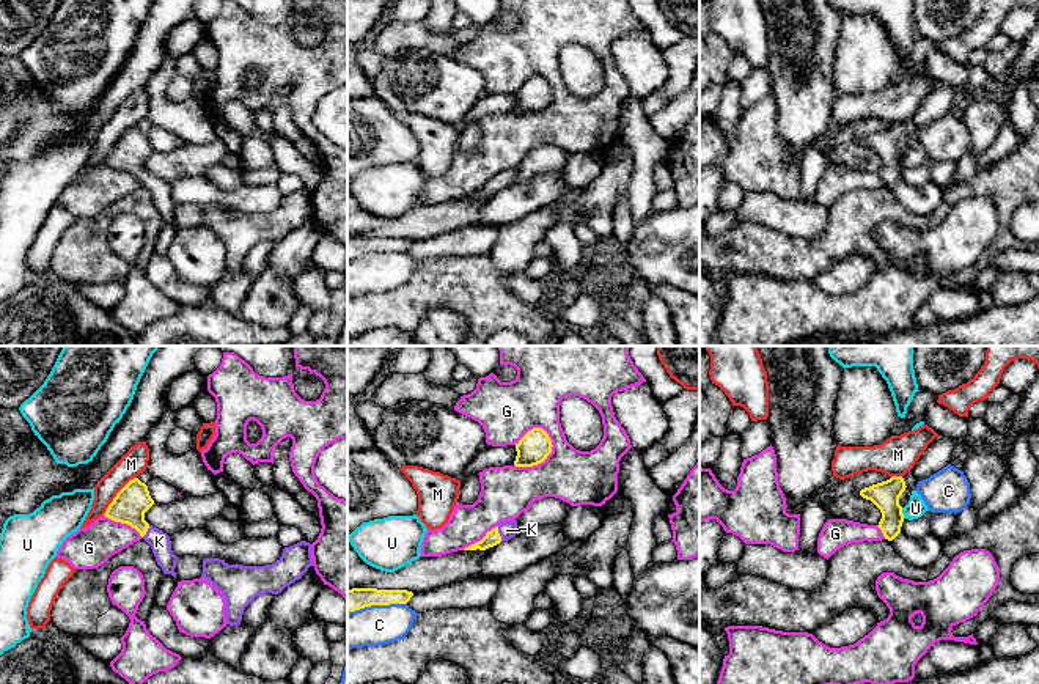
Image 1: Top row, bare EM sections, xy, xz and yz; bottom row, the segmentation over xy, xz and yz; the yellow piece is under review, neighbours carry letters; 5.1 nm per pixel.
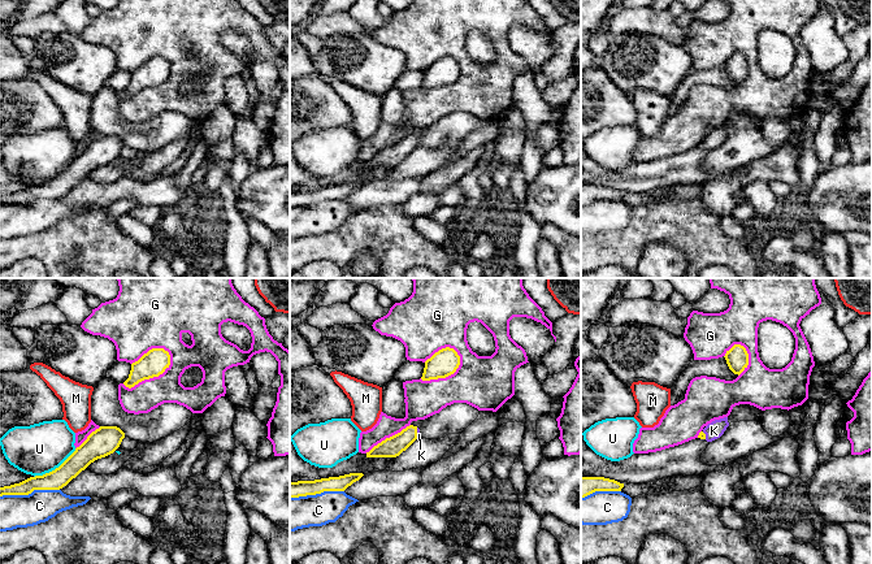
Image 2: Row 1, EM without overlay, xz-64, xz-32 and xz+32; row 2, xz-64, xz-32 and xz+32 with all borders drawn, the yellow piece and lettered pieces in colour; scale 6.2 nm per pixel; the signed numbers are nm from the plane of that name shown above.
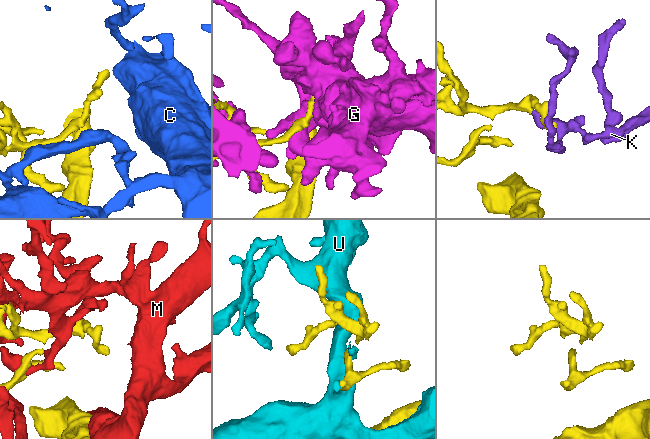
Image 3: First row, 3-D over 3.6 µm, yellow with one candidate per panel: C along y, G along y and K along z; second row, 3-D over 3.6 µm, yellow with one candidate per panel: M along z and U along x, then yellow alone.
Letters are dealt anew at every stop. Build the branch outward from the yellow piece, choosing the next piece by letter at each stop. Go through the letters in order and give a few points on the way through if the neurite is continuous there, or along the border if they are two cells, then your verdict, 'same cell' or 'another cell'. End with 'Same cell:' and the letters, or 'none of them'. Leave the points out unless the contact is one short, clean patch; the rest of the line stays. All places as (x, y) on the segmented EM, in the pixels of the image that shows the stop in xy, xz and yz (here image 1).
C: another cell
G: another cell
K: way xz (492, 538), (499, 533), (506, 530); same cell
M: another cell
U: another cell
Same cell: K

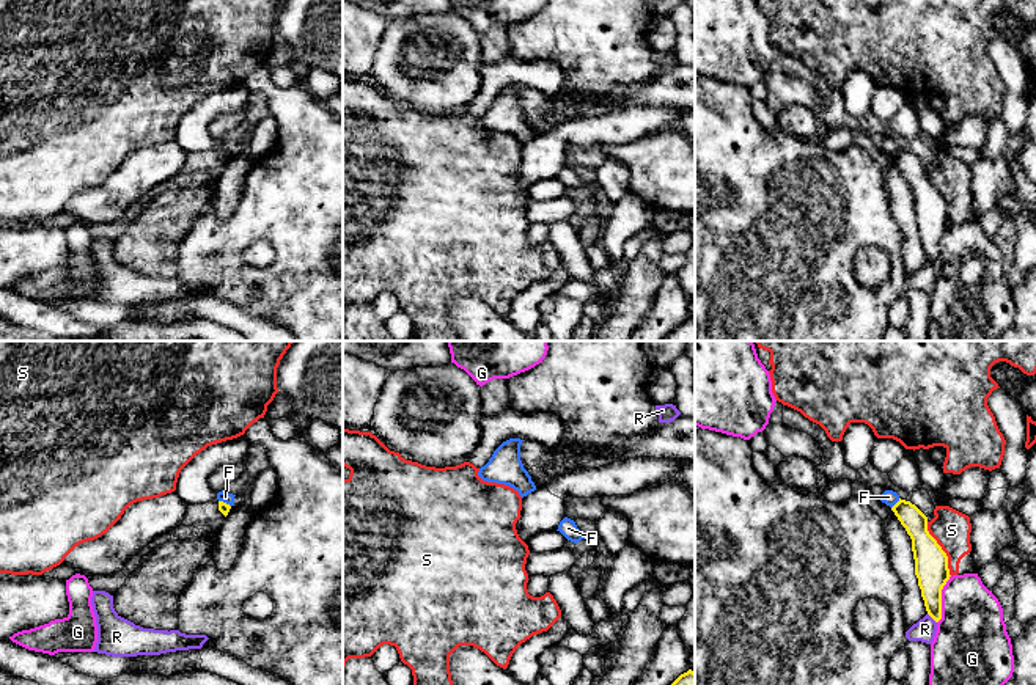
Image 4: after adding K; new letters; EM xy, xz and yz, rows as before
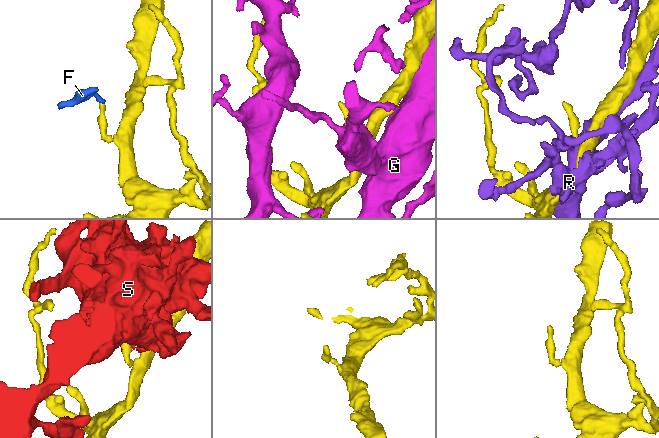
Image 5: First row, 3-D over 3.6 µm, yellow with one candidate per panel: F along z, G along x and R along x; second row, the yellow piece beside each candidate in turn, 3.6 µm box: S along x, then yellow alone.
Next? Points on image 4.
F: border yz (900, 498), (892, 508); another cell
G: another cell
R: another cell
S: another cell
Same cell: none of them

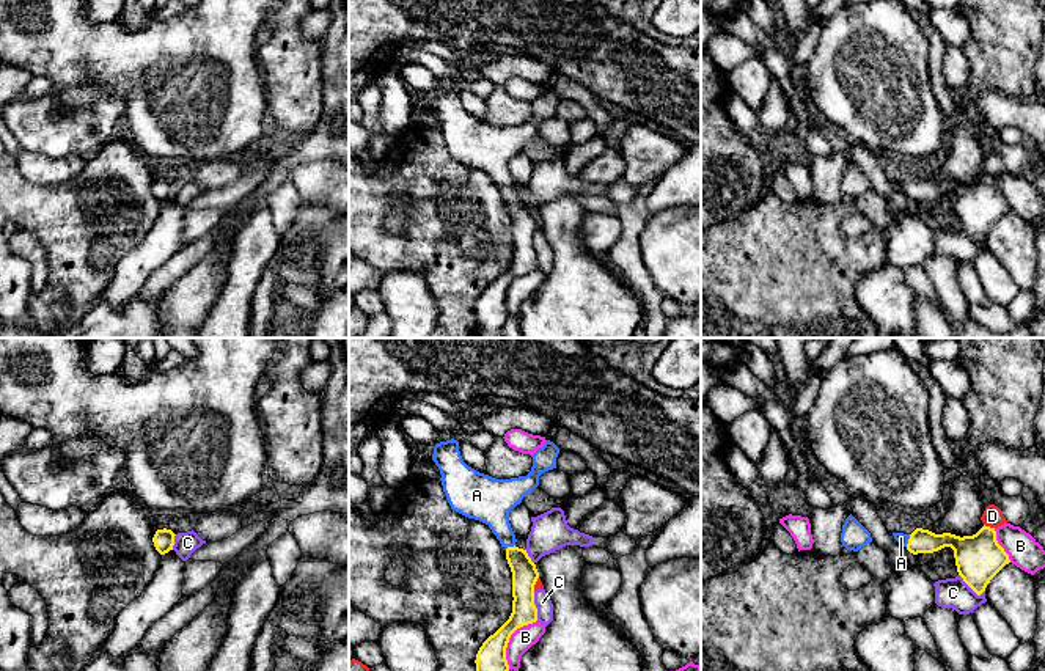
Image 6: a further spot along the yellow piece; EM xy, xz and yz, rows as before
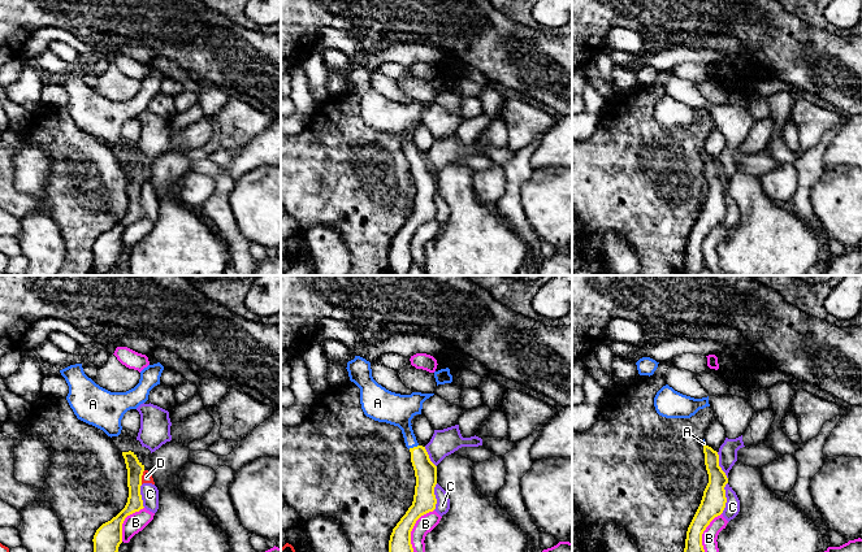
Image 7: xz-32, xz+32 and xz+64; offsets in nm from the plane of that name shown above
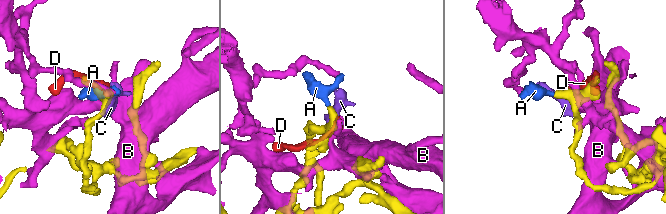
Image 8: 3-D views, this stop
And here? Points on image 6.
A: way yz (921, 541), (909, 541), (901, 538); same cell
B: another cell
C: another cell
D: another cell
Same cell: A

